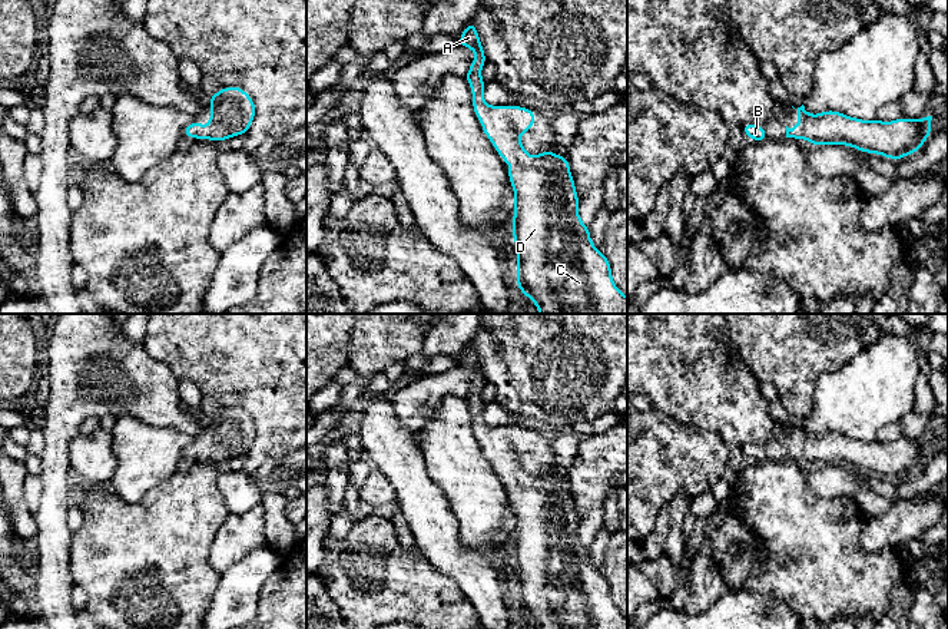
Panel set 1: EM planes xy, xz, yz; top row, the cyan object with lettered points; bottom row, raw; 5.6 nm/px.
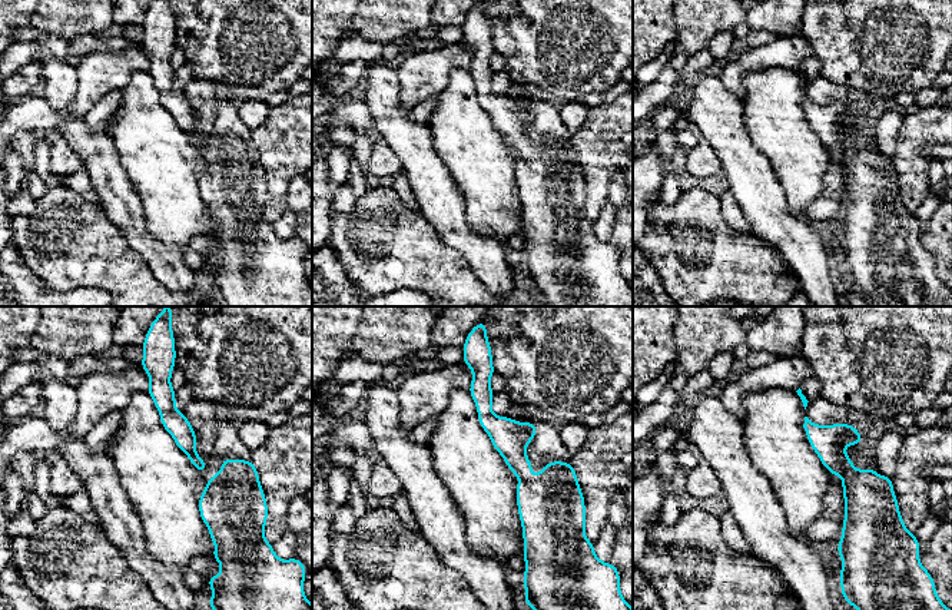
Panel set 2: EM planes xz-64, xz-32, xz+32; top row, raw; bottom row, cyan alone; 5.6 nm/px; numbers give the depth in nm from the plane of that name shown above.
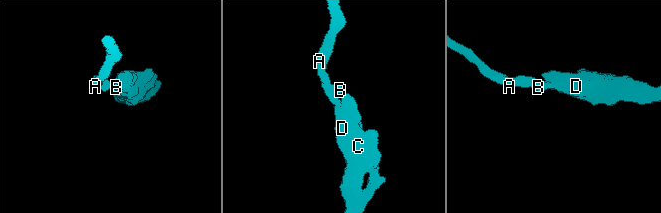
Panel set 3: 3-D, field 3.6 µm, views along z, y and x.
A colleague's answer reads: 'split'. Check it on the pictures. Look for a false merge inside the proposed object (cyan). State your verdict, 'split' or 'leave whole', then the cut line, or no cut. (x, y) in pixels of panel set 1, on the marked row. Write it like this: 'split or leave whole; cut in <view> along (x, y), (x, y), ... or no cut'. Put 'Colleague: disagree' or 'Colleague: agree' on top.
Colleague: disagree
leave whole; no cut

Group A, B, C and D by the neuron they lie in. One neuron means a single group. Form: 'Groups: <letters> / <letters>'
Groups: A B C D

